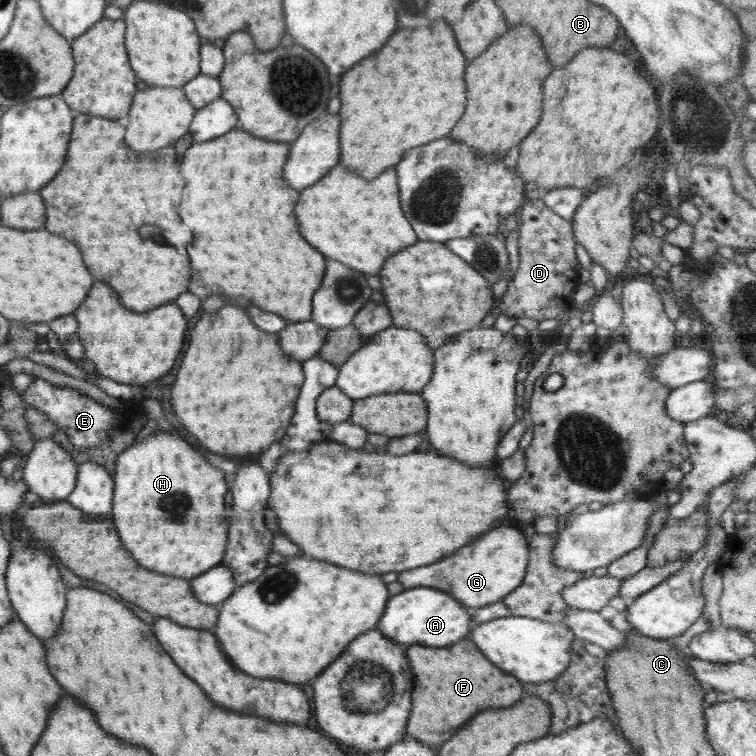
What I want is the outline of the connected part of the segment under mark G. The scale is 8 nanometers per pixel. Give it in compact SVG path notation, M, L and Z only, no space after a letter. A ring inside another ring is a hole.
M500 526L484 536L480 536L472 546L464 546L456 554L432 564L420 566L416 570L402 572L398 582L406 588L425 586L450 592L462 605L468 606L472 611L480 607L501 601L515 588L522 584L528 566L529 544L522 538L520 530L510 526Z

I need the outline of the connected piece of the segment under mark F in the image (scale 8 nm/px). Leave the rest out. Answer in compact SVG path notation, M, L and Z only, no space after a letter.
M470 640L456 642L452 648L410 646L406 656L416 678L412 690L412 712L408 718L408 736L426 742L432 748L448 740L448 730L454 734L478 712L488 708L508 708L522 698L521 682L498 670Z

